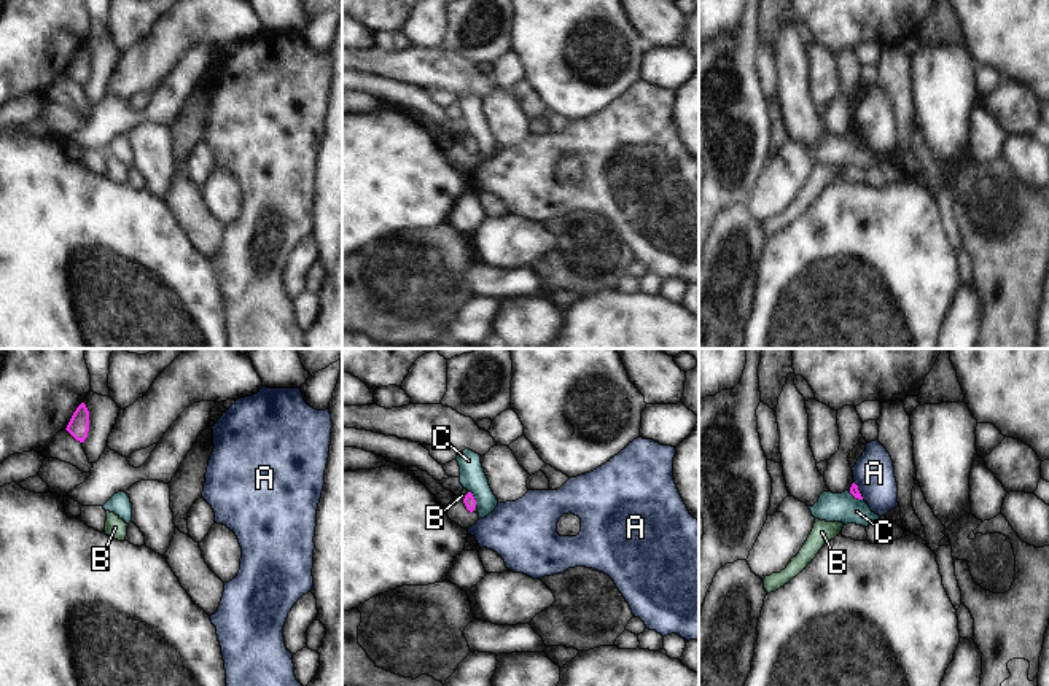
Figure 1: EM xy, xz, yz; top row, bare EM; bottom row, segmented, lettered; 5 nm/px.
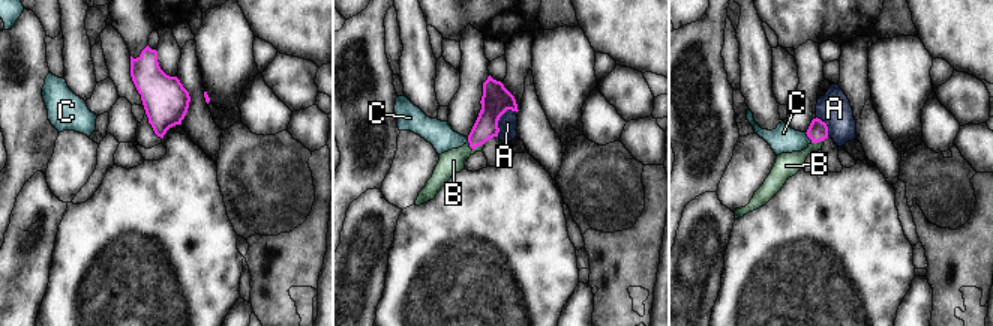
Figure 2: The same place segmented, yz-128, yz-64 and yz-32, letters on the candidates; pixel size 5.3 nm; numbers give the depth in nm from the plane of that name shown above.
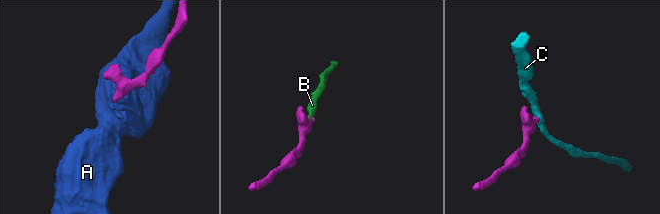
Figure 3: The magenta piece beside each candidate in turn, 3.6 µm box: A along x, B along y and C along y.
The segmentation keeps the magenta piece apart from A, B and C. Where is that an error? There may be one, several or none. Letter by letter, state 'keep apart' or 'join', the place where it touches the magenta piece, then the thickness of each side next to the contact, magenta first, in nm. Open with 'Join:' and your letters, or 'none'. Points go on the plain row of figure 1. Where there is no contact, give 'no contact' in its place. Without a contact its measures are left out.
Join: B
A: keep apart; contact yz (858, 134); calibres 50 and 200 nm
B: join; contact xz (465, 139); calibres 60 and 30 nm
C: keep apart; contact xz (473, 142); calibres 60 and 130 nm

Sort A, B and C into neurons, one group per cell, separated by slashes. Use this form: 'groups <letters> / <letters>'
groups A / B / C

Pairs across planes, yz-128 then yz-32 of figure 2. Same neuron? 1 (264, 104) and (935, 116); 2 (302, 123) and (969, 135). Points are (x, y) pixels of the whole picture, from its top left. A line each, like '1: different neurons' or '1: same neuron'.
1: same neuron
2: same neuron

